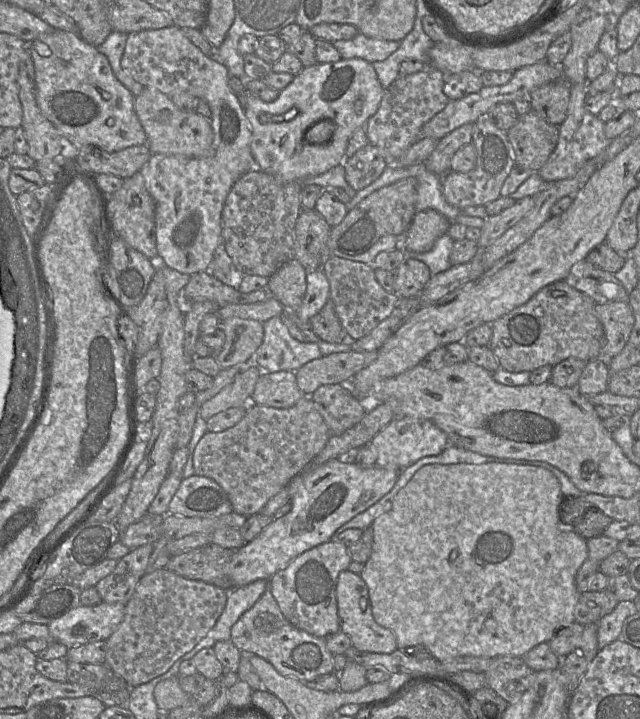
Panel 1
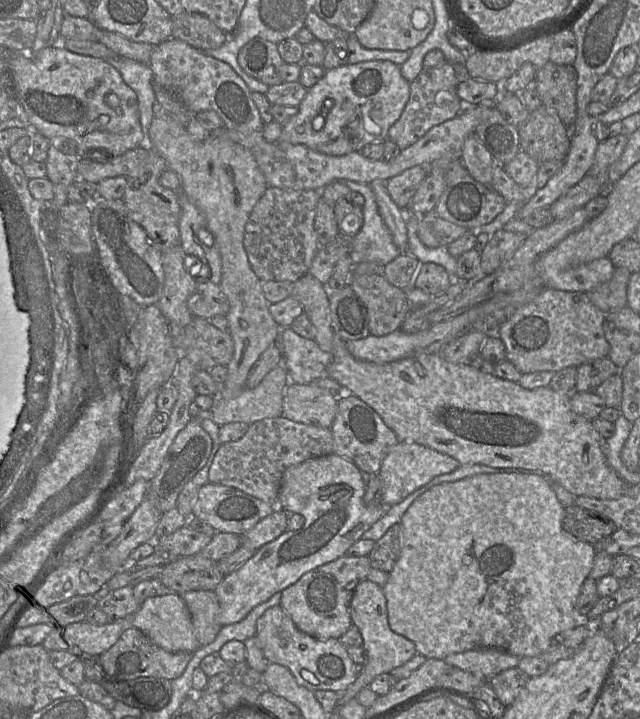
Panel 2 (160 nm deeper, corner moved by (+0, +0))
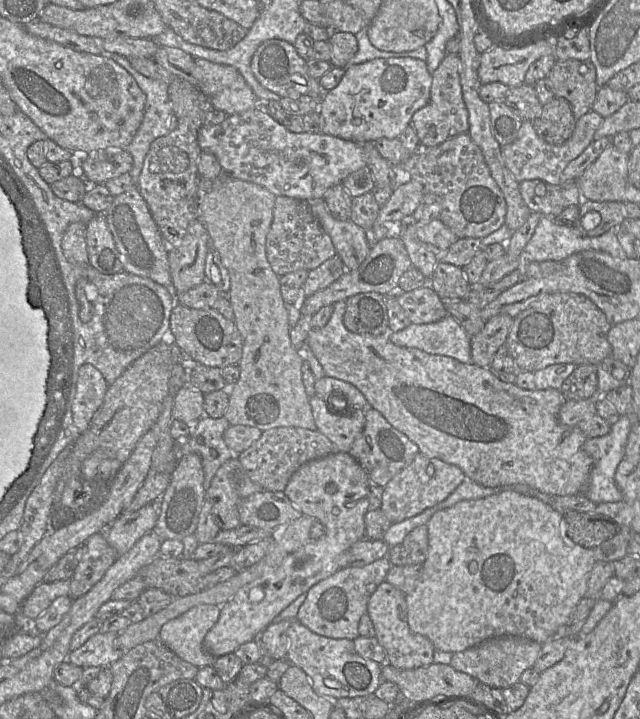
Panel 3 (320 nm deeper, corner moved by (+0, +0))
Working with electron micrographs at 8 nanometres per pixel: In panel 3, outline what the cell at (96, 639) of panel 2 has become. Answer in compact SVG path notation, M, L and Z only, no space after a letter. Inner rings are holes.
M97 633L81 647L69 653L67 661L81 668L109 667L123 652L117 646L117 634Z

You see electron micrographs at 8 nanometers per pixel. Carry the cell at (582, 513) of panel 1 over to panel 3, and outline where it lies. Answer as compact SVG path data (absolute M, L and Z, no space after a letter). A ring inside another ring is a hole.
M567 511L564 516L566 534L576 544L584 548L595 548L613 538L620 526L608 516Z

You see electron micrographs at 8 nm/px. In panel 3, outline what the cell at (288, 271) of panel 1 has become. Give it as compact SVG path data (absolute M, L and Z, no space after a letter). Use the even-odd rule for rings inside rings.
M339 301L333 304L333 312L328 323L319 329L312 329L304 343L311 349L319 361L325 376L348 382L356 387L365 396L373 409L377 410L392 427L405 434L418 446L420 453L459 467L467 478L484 487L526 484L545 494L558 496L577 495L585 491L594 462L592 457L584 450L584 443L587 440L587 436L582 430L578 426L564 425L558 419L559 410L566 401L560 390L554 388L526 390L515 384L501 381L496 373L488 367L464 364L448 356L432 355L415 348L400 347L393 344L389 340L388 335L372 336L369 334L353 333L343 323L345 309L345 301Z

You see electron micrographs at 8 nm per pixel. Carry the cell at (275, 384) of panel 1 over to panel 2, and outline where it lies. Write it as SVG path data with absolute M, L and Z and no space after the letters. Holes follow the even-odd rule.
M290 382L283 397L282 416L295 422L330 429L337 411L337 397L314 382Z

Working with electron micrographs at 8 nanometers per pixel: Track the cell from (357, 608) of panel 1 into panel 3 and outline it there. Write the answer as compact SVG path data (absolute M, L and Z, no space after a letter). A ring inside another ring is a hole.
M386 581L381 583L368 601L367 613L374 625L375 638L386 651L387 664L409 670L433 663L435 648L428 638L410 629L405 594L397 587Z

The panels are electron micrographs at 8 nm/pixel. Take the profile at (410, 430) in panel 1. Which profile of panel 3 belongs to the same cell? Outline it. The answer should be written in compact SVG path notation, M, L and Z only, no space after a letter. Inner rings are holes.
M419 453L411 464L383 487L380 510L391 523L412 518L446 500L465 478L466 475L459 467Z

